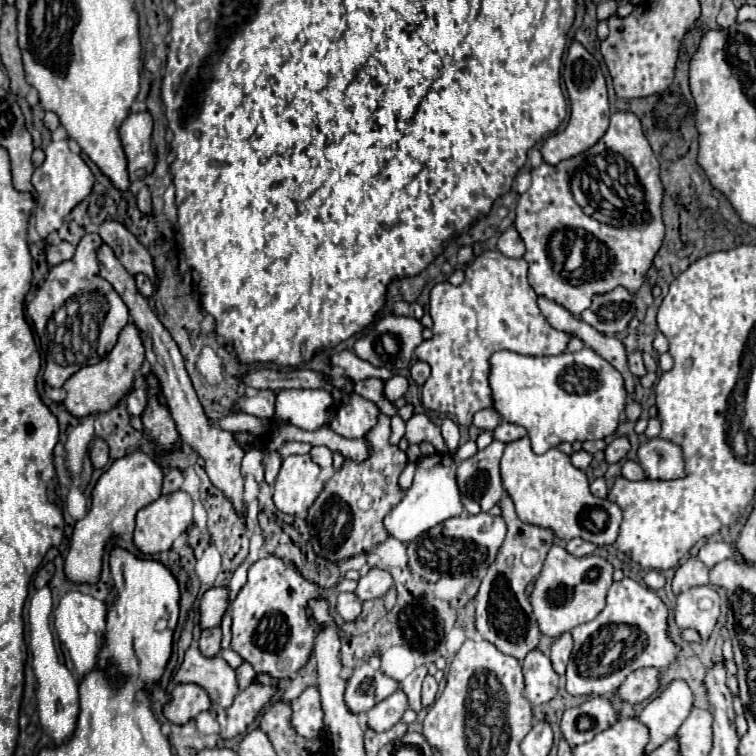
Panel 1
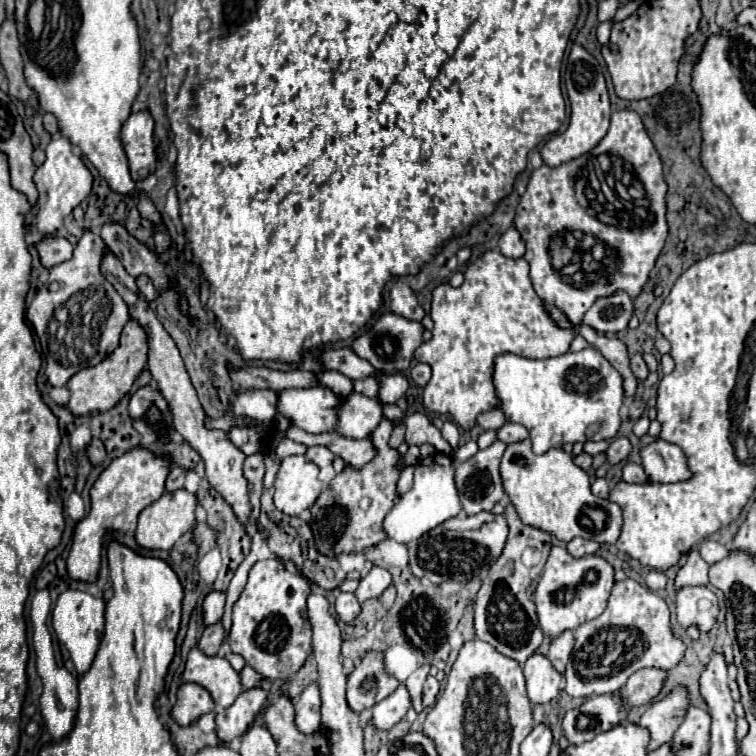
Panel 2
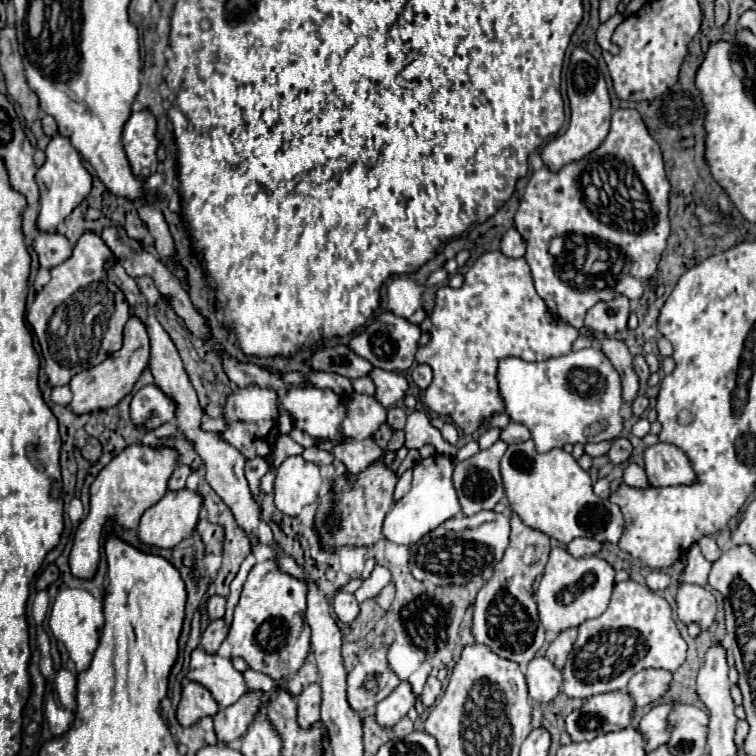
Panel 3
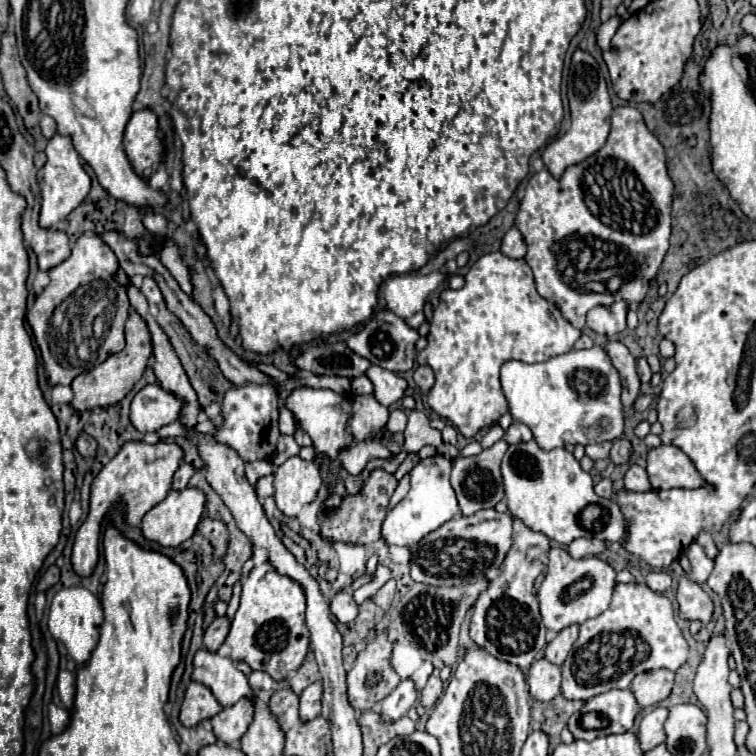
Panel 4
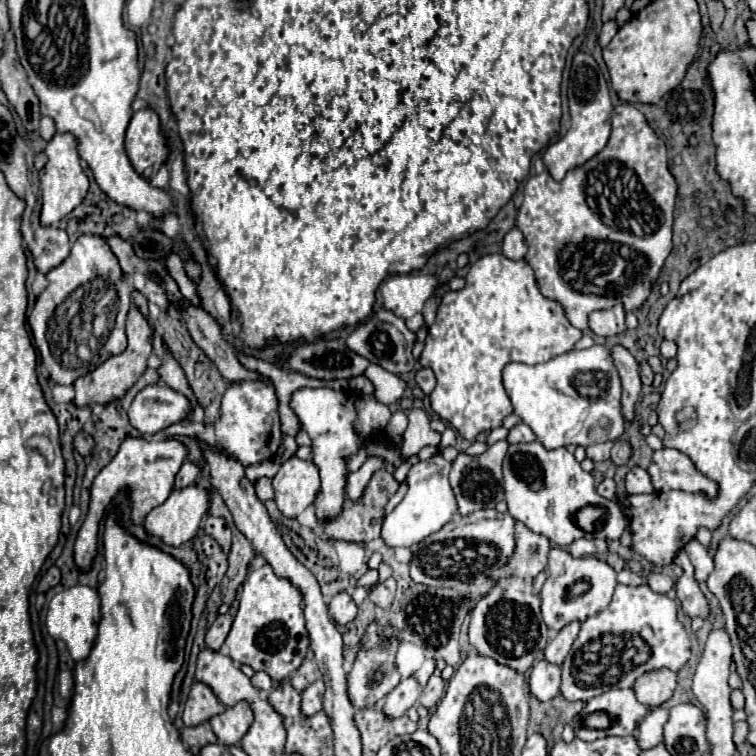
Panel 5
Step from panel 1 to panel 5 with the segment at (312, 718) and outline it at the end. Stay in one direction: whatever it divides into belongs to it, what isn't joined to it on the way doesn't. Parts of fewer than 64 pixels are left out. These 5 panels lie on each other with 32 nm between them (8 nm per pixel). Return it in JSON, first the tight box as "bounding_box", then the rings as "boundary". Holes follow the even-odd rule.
{"bounding_box":[302,680,324,716],"boundary":[[[316,680],[302,692],[302,714],[314,716],[322,710],[322,698],[324,698],[324,680]]]}

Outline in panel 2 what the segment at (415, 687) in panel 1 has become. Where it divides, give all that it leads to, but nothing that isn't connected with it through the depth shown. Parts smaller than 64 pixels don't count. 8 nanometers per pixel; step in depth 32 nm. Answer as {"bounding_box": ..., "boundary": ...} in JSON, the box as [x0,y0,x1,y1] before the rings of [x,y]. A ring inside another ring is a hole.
{"bounding_box":[404,664,430,712],"boundary":[[[422,664],[422,666],[420,666],[416,672],[412,672],[412,674],[408,676],[408,680],[404,682],[404,684],[408,686],[410,696],[412,696],[412,706],[414,706],[416,712],[422,712],[422,710],[424,710],[420,696],[422,696],[422,684],[424,684],[428,672],[430,672],[430,664]]]}

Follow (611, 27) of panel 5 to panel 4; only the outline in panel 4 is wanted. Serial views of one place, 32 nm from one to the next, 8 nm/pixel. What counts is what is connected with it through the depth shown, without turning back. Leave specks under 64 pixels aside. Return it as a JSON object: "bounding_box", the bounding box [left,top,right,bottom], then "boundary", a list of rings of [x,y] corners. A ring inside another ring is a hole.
{"bounding_box":[597,15,621,51],"boundary":[[[617,15],[605,23],[602,23],[597,32],[597,44],[602,49],[602,51],[614,50],[614,48],[611,46],[611,40],[620,24],[621,21]]]}

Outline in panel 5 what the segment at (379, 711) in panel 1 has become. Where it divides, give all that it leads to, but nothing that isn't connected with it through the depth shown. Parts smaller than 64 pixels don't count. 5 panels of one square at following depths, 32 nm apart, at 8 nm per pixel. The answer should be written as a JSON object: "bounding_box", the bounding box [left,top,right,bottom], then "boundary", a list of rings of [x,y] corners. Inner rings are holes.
{"bounding_box":[384,676,422,718],"boundary":[[[412,676],[412,678],[404,678],[386,698],[386,704],[384,704],[384,712],[392,718],[396,716],[402,716],[406,714],[406,710],[410,706],[414,706],[418,702],[422,694],[422,686],[418,684],[418,680]]]}

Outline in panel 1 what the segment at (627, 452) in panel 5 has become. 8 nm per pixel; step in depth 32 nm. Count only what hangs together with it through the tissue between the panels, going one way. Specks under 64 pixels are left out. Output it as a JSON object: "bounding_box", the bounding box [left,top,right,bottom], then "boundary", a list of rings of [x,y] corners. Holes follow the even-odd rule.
{"bounding_box":[606,438,630,464],"boundary":[[[614,438],[608,448],[606,448],[606,462],[608,464],[614,464],[614,462],[620,462],[622,458],[626,458],[630,450],[630,442],[628,438]]]}

